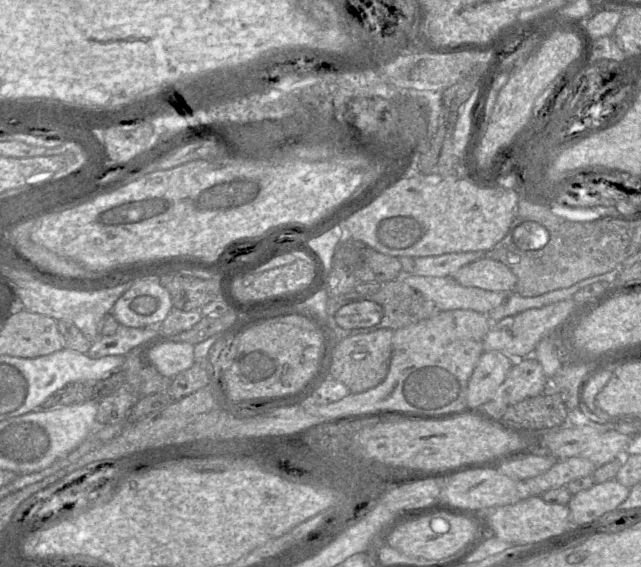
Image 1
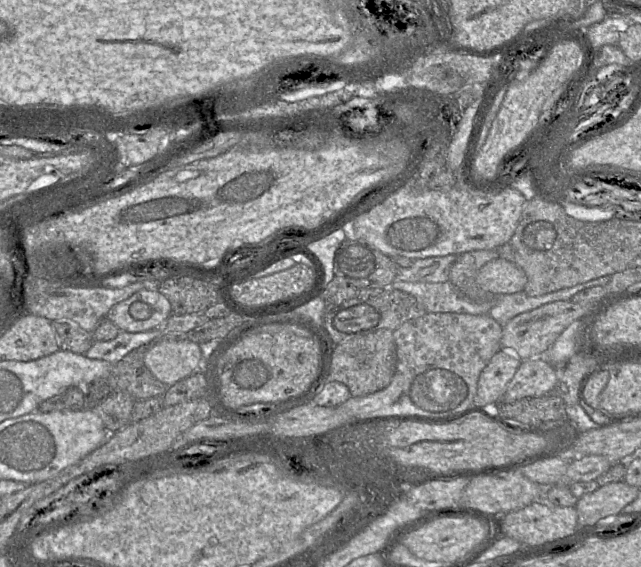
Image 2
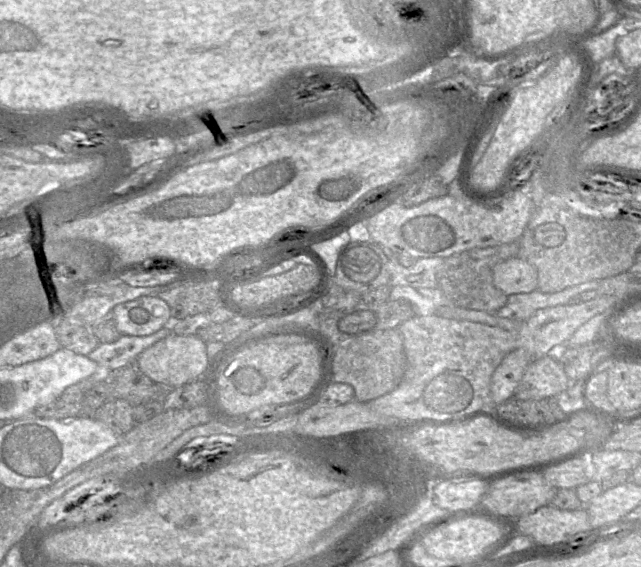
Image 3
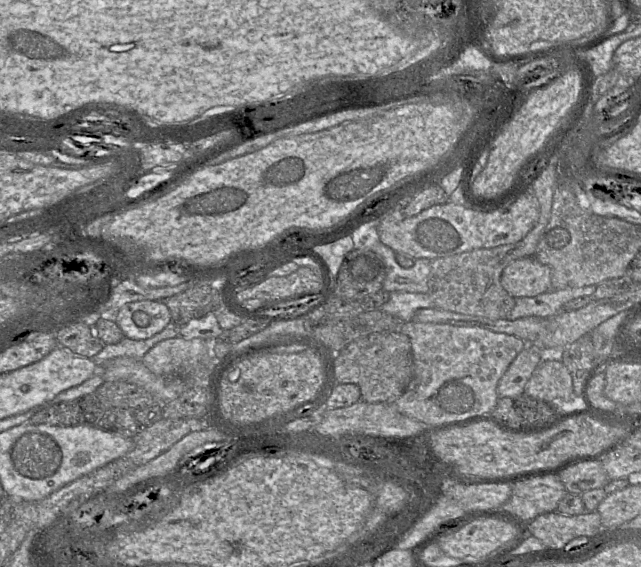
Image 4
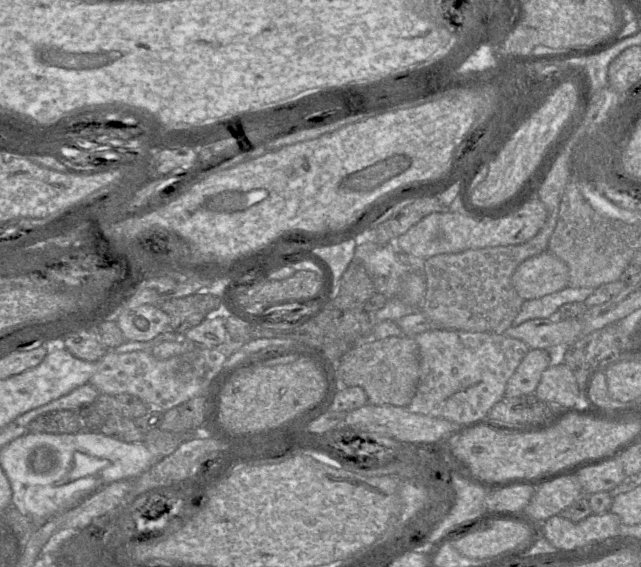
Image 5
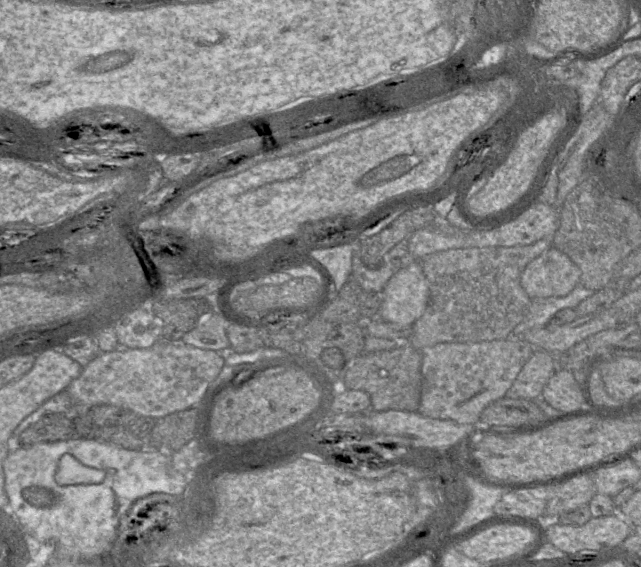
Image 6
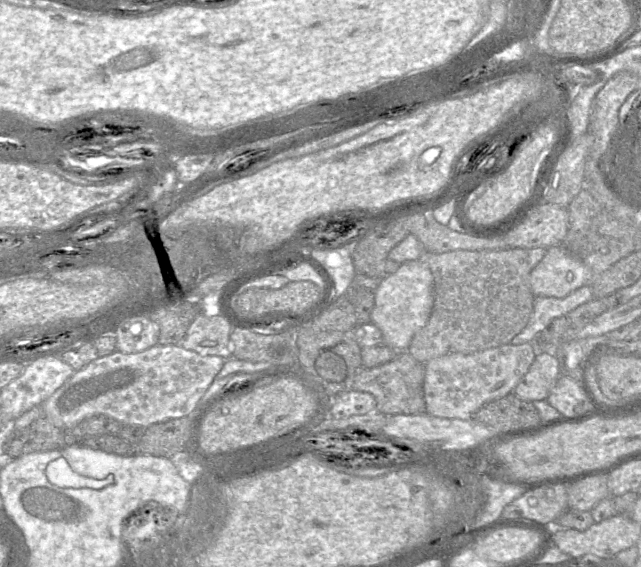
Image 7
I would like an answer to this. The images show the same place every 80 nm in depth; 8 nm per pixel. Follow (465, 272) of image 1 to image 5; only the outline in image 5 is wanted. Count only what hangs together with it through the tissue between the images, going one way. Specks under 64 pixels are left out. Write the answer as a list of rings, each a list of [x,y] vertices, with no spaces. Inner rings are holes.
[[[547,250],[523,261],[512,275],[512,285],[524,300],[560,291],[568,282],[567,264]]]

